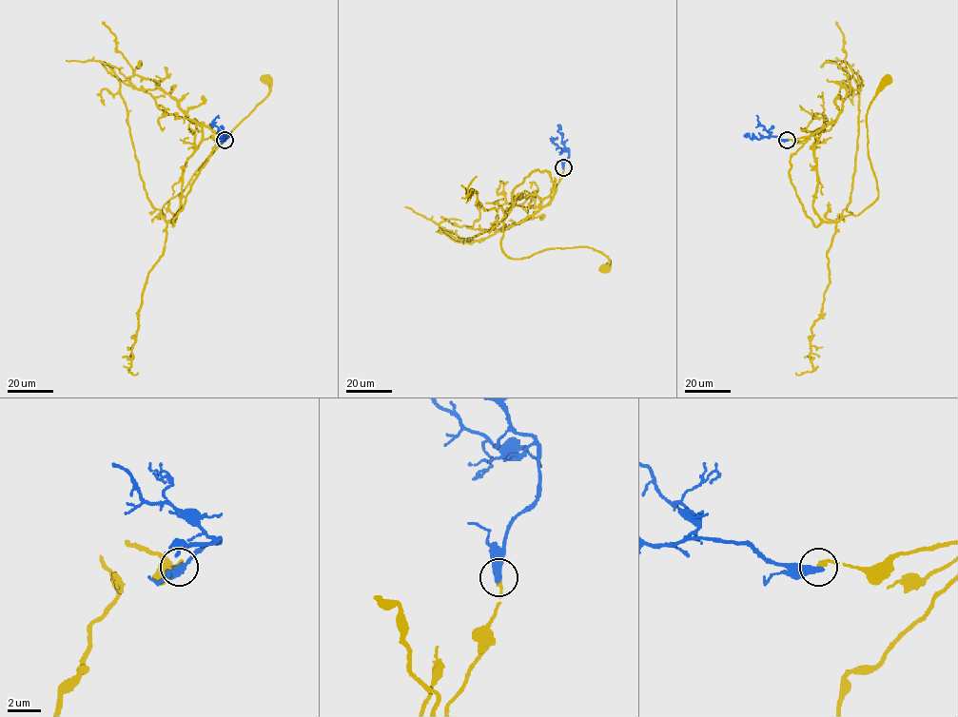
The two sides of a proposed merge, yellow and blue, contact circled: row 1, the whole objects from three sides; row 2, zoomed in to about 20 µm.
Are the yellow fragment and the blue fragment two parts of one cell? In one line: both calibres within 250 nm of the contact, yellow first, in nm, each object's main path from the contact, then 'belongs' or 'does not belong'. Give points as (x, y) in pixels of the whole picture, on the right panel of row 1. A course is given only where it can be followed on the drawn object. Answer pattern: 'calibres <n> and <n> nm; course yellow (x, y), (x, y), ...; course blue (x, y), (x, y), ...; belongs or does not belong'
calibres 200 and 480 nm; course yellow (787, 140), (809, 138), (791, 155), (789, 174), (815, 226), (859, 215), (877, 199), (867, 110), (888, 80); course blue (787, 140), (769, 136), (771, 134), (756, 115); does not belong

